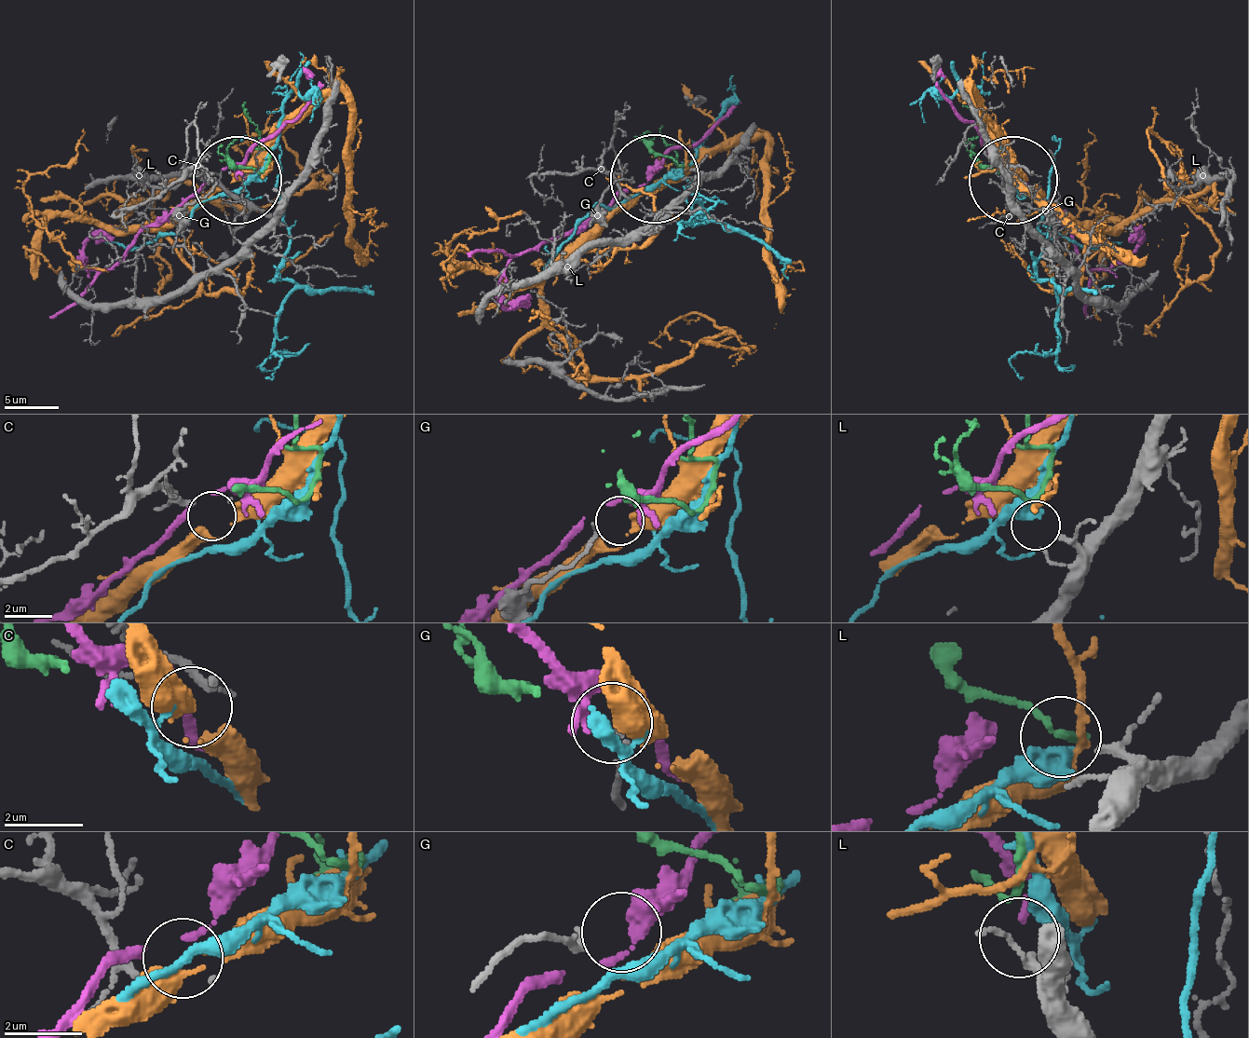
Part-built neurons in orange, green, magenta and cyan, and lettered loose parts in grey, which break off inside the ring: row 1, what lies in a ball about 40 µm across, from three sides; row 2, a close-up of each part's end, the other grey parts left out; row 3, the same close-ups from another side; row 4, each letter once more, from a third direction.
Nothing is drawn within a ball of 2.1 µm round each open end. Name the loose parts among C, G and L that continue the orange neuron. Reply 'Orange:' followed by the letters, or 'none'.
Orange: C

